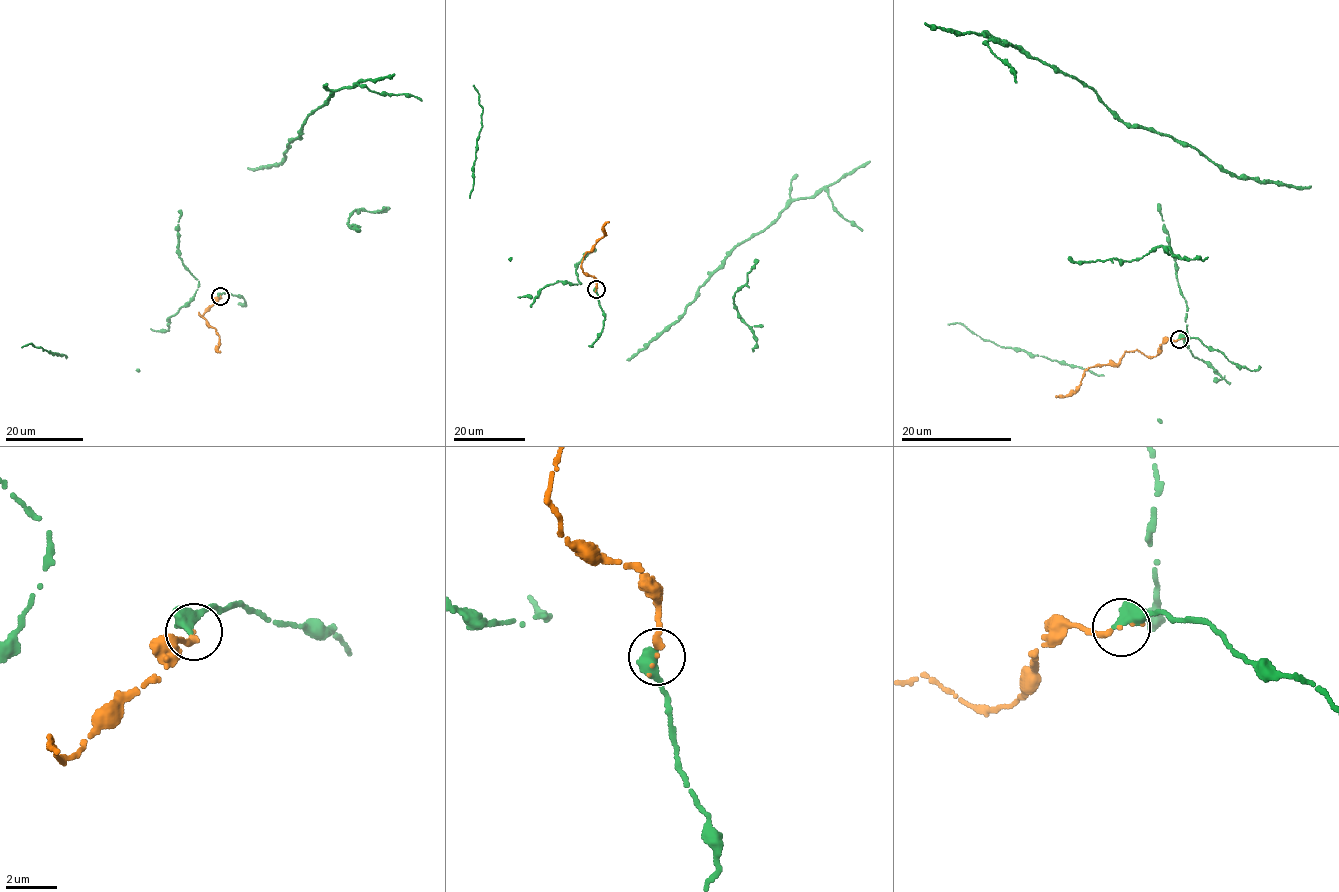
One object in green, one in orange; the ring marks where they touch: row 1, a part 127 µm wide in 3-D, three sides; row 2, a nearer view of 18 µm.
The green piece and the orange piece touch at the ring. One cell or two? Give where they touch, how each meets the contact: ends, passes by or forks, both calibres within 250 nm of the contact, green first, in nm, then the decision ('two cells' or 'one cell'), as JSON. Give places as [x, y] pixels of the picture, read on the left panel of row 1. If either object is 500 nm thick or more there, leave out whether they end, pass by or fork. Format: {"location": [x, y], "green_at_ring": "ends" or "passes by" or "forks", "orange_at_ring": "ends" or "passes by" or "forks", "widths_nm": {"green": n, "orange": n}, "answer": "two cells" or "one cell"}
{"location": [220, 296], "widths_nm": {"green": 550, "orange": 240}, "answer": "one cell"}

